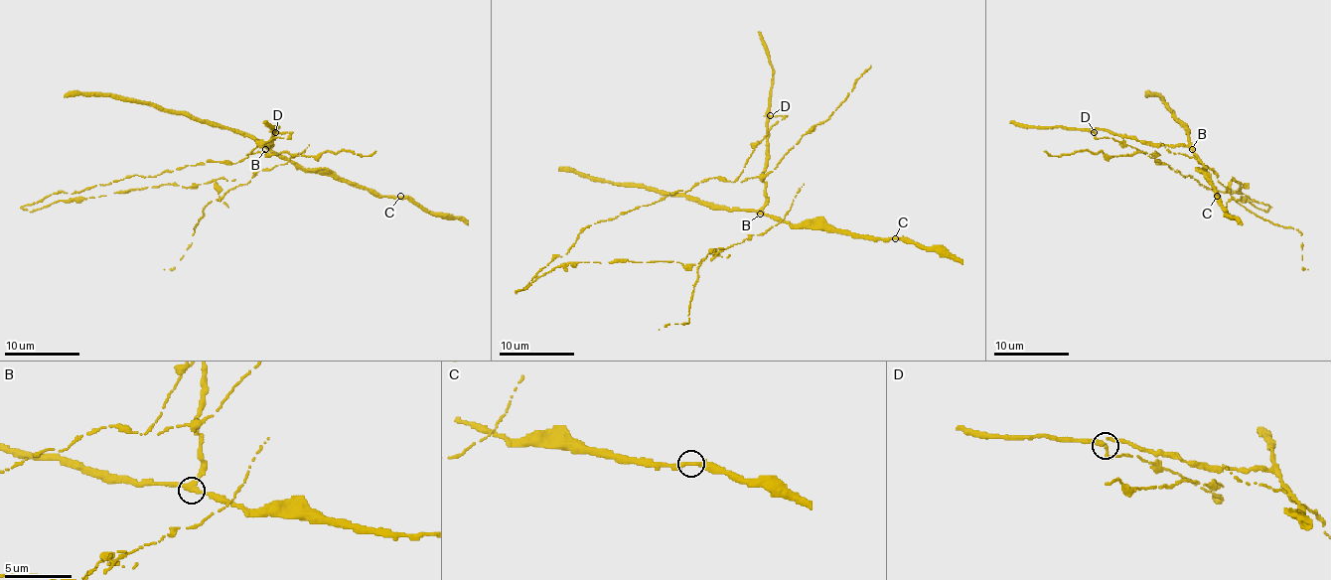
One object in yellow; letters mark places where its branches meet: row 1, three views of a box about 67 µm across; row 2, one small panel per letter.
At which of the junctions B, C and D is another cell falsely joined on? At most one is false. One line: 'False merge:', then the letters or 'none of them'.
False merge: D

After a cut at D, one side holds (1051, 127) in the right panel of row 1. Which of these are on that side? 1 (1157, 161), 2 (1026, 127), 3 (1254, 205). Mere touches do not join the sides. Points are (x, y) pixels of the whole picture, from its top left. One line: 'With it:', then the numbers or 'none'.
With it: 2

